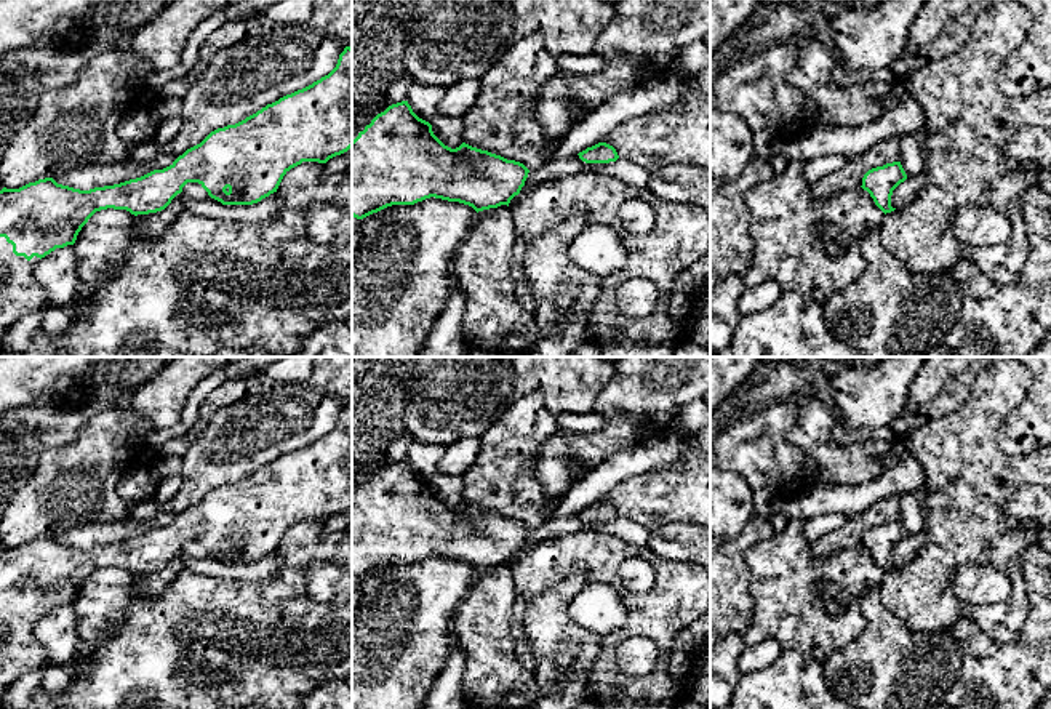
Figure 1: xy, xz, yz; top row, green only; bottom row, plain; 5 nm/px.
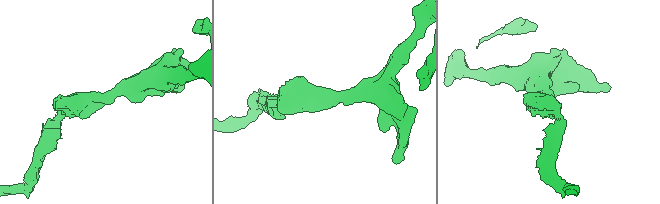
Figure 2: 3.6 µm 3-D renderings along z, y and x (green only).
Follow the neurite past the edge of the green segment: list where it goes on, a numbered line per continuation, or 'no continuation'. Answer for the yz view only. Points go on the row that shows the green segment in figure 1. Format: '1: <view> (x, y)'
no continuation

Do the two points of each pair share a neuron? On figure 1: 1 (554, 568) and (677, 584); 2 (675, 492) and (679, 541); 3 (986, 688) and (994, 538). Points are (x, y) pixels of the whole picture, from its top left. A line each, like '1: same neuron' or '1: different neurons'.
1: same neuron
2: different neurons
3: different neurons

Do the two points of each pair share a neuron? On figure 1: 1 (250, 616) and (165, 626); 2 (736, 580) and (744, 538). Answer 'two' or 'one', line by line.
1: one
2: one

